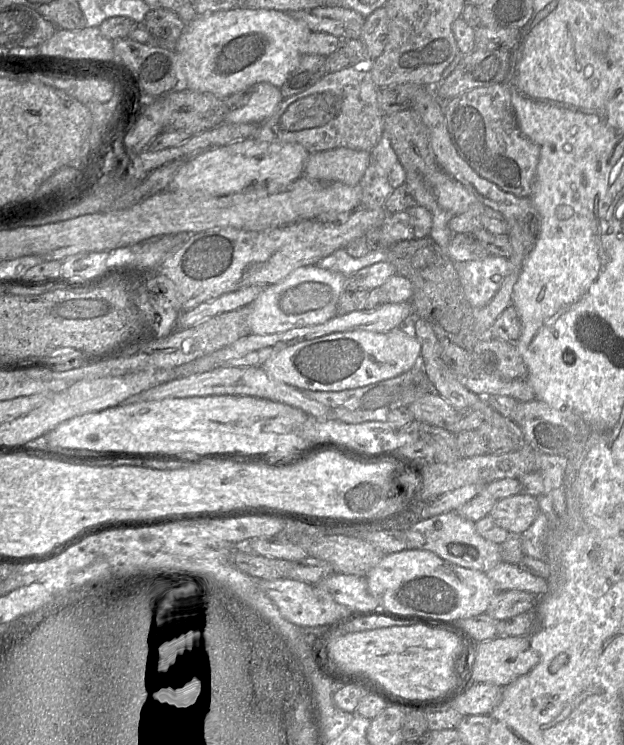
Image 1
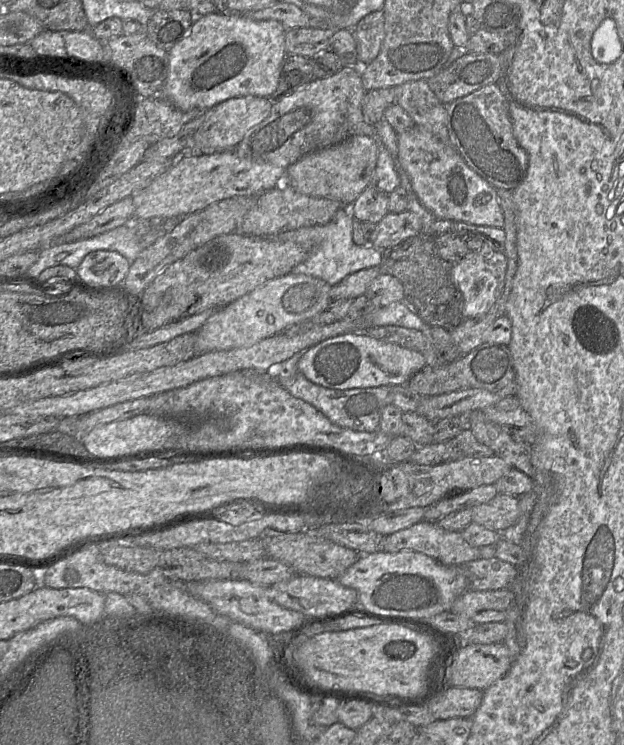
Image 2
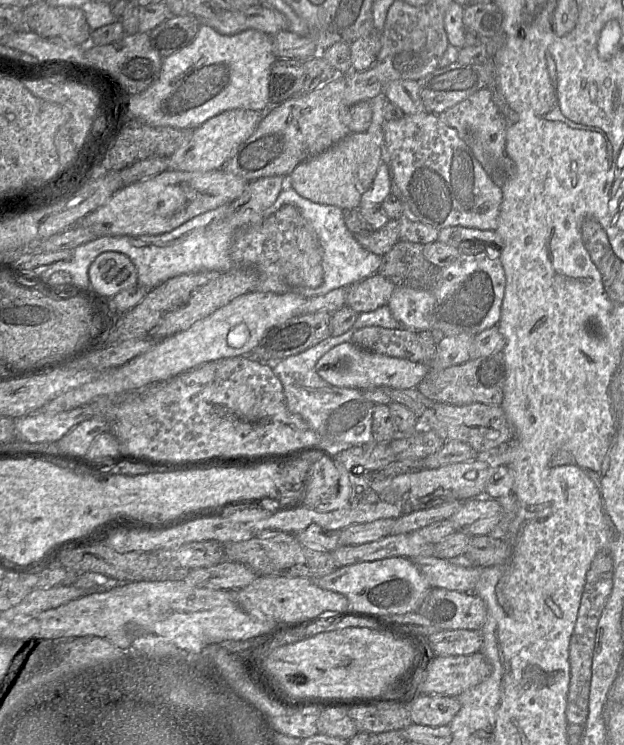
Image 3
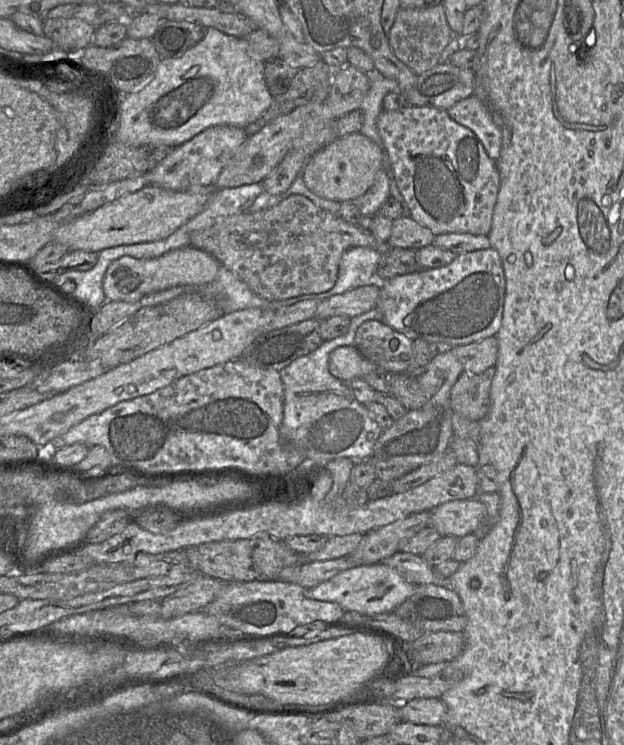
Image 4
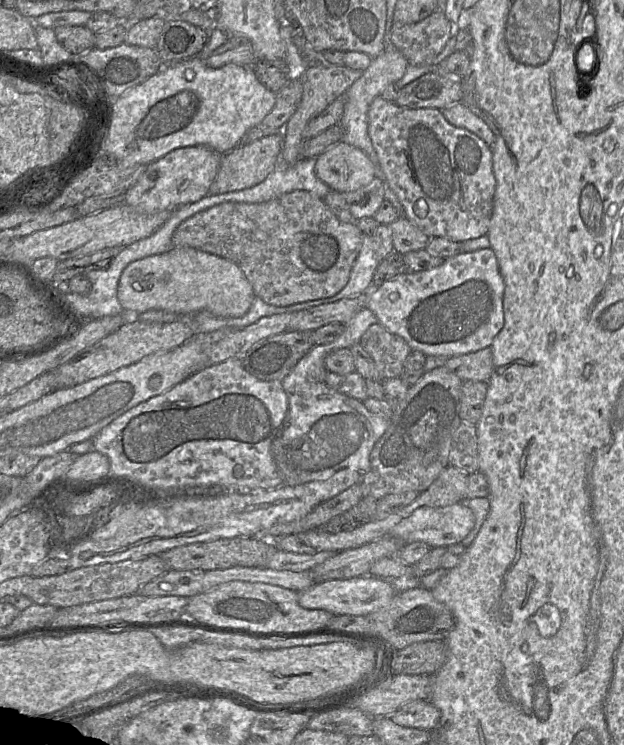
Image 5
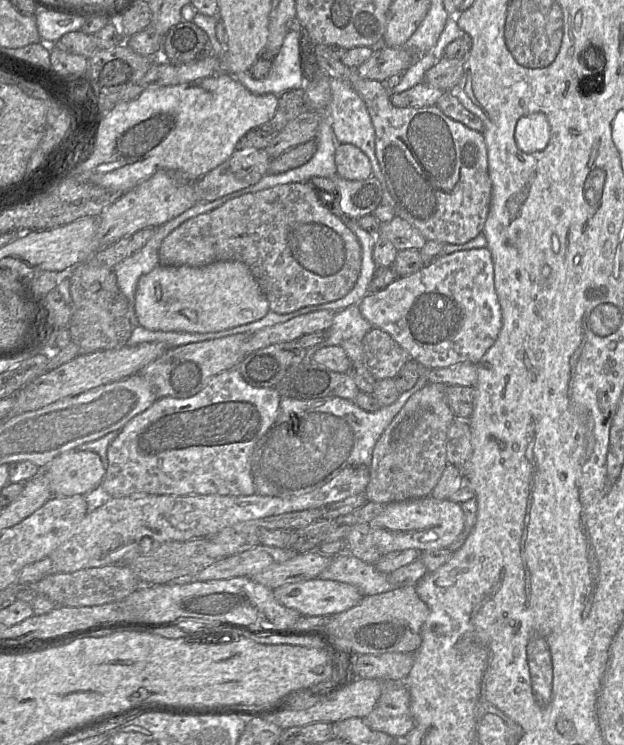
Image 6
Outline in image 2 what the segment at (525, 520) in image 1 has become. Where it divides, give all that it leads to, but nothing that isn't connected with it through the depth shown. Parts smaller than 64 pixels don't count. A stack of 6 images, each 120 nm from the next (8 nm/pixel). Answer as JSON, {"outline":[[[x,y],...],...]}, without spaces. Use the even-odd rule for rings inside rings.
{"outline":[[[497,494],[493,499],[472,508],[472,521],[502,533],[520,517],[519,498]]]}

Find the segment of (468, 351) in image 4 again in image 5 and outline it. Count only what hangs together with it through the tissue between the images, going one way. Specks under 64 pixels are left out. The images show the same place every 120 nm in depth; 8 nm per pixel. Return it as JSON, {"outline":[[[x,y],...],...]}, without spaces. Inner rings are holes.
{"outline":[[[483,348],[476,352],[449,357],[445,365],[462,381],[488,381],[493,370],[492,349]]]}

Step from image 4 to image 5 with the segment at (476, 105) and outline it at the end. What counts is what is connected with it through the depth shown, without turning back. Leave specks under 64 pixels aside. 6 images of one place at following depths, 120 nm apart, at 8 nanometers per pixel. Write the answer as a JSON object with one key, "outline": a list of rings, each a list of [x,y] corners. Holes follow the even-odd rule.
{"outline":[[[462,103],[450,105],[441,111],[451,125],[476,134],[488,146],[492,146],[495,142],[495,135],[488,125]]]}

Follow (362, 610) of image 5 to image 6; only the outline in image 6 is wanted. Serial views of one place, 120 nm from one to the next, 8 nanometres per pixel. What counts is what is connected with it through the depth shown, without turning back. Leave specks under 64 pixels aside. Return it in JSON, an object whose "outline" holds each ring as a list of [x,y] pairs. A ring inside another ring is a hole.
{"outline":[[[315,578],[272,589],[282,605],[306,616],[330,616],[356,606],[363,598],[353,585]]]}

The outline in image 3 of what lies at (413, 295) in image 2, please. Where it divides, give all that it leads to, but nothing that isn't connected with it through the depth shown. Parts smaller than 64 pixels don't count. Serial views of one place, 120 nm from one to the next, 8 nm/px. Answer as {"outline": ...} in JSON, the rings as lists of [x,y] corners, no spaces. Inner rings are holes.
{"outline":[[[399,240],[390,251],[381,256],[377,273],[390,280],[396,287],[429,290],[436,286],[440,268],[429,262],[423,254],[424,245]]]}

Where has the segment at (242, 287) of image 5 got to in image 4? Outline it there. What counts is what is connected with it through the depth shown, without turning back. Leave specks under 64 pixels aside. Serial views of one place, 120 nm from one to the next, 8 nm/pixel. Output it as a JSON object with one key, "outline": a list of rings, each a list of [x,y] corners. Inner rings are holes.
{"outline":[[[187,246],[172,250],[152,259],[122,256],[110,263],[103,278],[103,290],[107,300],[139,302],[144,296],[177,286],[197,288],[213,281],[220,263],[204,250]]]}

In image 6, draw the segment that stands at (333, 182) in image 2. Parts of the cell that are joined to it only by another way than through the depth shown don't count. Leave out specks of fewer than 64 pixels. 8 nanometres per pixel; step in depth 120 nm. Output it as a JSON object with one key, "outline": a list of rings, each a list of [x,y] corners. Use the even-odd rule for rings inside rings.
{"outline":[[[338,144],[335,151],[337,175],[346,180],[365,180],[372,175],[369,158],[353,144]]]}

